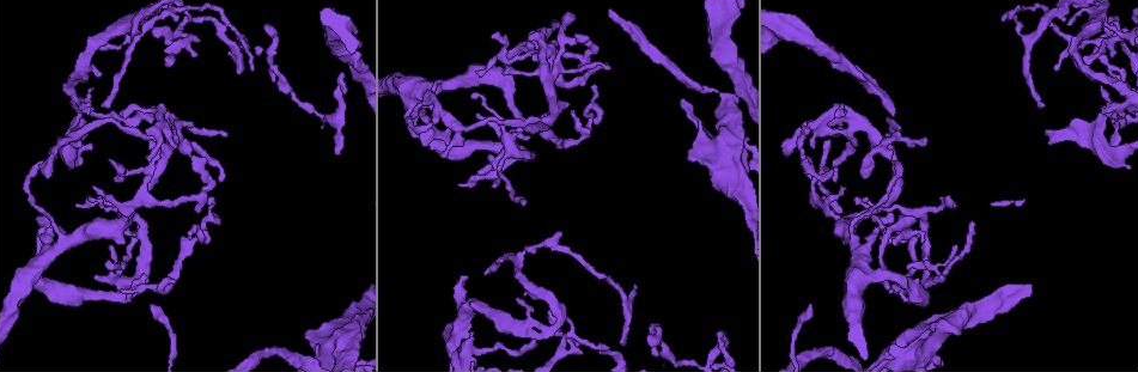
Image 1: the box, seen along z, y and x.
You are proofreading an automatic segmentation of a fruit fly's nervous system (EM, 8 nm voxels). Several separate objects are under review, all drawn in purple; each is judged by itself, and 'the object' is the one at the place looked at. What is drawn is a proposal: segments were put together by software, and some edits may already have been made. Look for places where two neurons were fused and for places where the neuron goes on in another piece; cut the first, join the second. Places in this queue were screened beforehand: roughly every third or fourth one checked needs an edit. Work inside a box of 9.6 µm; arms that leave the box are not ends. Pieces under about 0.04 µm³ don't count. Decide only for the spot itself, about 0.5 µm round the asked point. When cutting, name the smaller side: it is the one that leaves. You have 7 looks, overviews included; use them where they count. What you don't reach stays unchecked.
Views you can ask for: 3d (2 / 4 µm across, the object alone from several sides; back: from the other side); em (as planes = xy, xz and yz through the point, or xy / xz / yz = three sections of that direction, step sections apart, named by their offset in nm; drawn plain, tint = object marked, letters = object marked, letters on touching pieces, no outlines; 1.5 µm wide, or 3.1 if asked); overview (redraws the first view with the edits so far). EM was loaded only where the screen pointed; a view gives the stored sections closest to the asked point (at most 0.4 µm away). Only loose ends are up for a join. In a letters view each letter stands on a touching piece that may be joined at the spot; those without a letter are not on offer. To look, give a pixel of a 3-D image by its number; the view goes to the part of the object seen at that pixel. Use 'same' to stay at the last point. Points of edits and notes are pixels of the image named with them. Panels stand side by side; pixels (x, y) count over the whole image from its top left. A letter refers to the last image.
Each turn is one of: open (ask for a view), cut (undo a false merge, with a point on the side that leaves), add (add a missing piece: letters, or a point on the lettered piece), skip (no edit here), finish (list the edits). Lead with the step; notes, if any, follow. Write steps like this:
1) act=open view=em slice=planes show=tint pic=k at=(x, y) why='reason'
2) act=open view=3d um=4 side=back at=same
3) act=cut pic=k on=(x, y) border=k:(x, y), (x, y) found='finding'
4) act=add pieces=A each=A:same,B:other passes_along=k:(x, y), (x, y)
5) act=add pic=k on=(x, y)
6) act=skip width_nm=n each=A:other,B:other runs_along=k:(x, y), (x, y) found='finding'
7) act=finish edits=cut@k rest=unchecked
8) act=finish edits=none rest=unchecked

act=open view=em slice=xz step=4 show=letters pic=1 at=(1100, 106) why='free end'

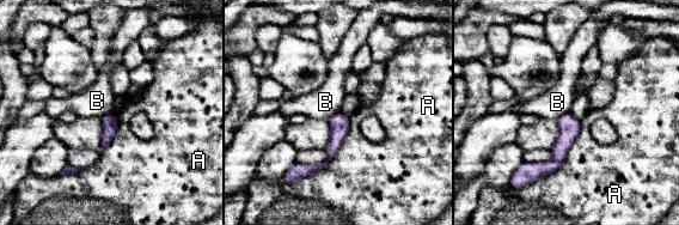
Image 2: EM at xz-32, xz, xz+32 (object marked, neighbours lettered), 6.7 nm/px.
act=skip width_nm=100 each=A:other,B:other border=2:(340, 111), (328, 119) found='none of them fits'

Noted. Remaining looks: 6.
act=open view=em slice=planes show=letters pic=1 at=(335, 154) why='thin end'

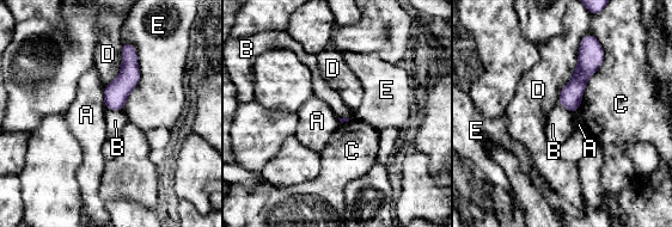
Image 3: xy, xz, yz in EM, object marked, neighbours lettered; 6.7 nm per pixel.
act=skip each=A:other,B:other,C:other,D:other,E:other border=3:(105, 106), (122, 111) found='none of them fits'

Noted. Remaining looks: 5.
act=open view=em slice=yz step=4 show=letters pic=1 at=(843, 210) why='branch stops here'

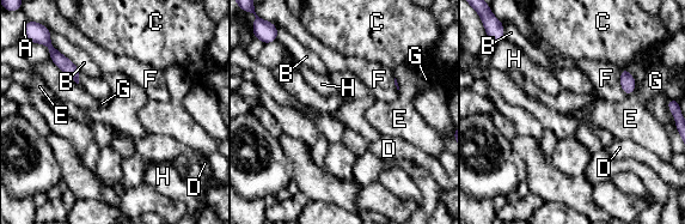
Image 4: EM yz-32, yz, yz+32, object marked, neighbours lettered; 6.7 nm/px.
act=open view=em slice=planes show=letters at=same

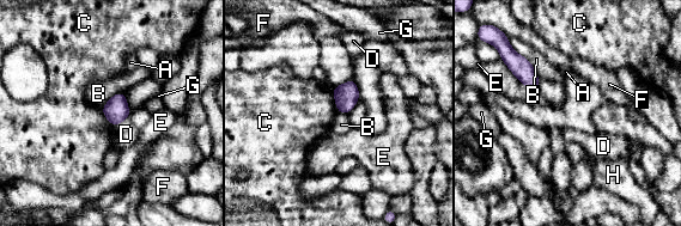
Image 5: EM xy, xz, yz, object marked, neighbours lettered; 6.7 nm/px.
act=skip width_nm=160 each=A:other,B:other,C:other,D:other,E:other,F:other,G:other,H:other border=5:(520, 54), (528, 60), (539, 77) found='no lettered piece goes on from it'

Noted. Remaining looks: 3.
act=finish edits=none rest=unchecked

